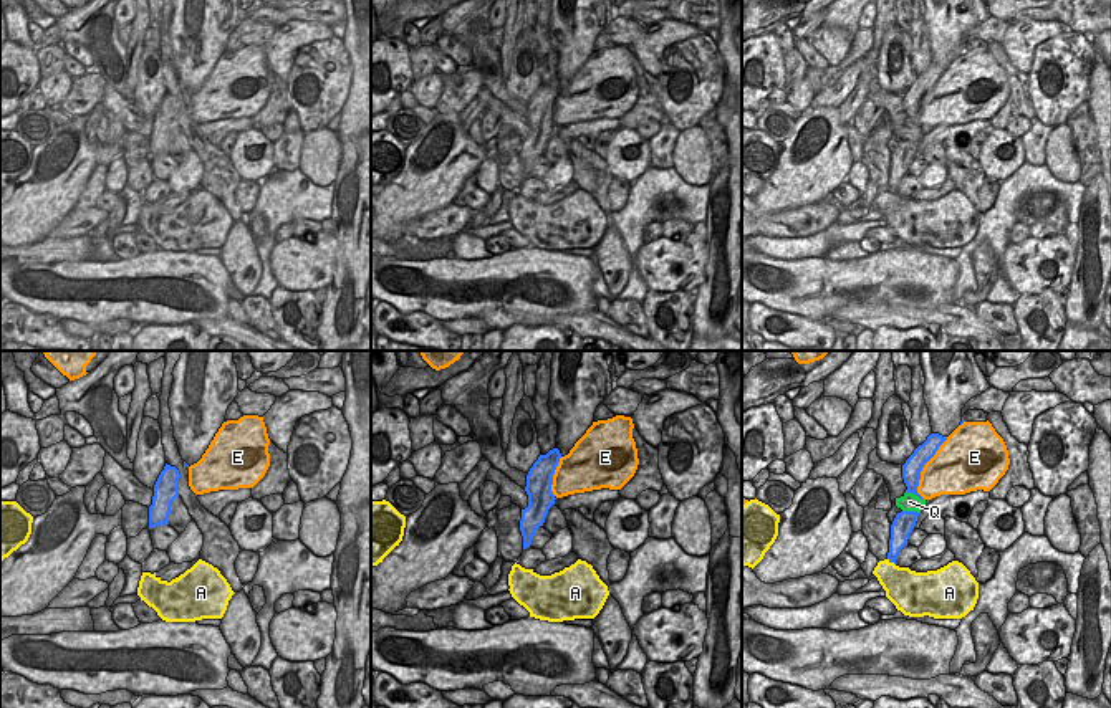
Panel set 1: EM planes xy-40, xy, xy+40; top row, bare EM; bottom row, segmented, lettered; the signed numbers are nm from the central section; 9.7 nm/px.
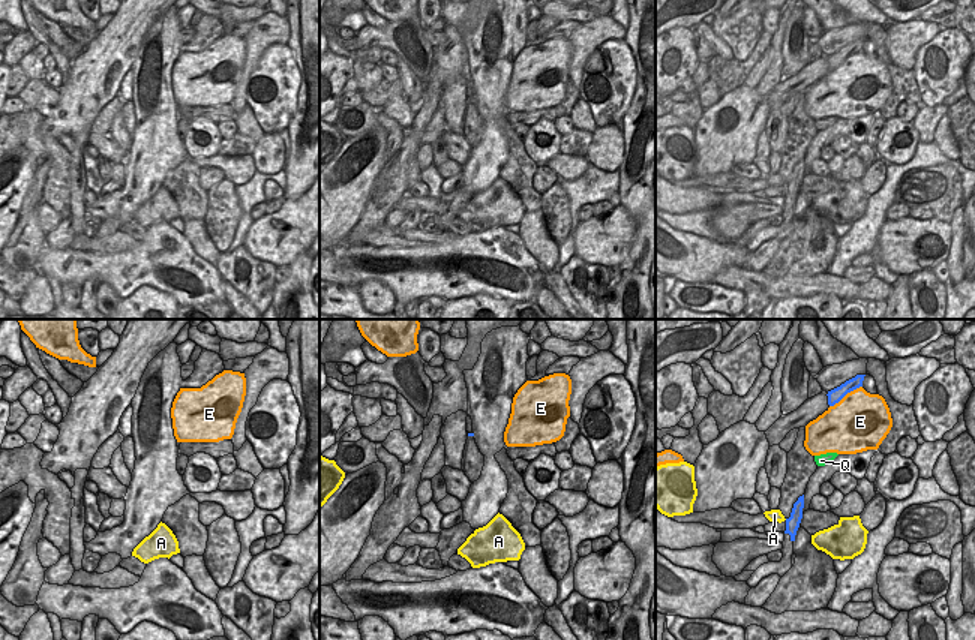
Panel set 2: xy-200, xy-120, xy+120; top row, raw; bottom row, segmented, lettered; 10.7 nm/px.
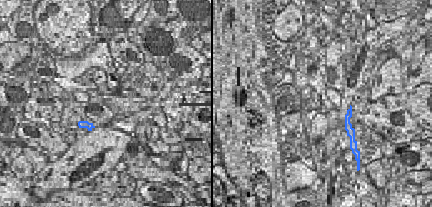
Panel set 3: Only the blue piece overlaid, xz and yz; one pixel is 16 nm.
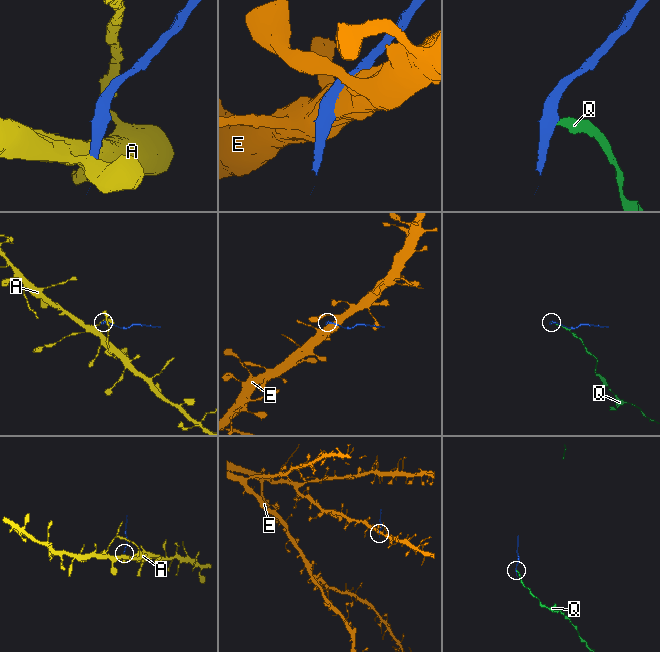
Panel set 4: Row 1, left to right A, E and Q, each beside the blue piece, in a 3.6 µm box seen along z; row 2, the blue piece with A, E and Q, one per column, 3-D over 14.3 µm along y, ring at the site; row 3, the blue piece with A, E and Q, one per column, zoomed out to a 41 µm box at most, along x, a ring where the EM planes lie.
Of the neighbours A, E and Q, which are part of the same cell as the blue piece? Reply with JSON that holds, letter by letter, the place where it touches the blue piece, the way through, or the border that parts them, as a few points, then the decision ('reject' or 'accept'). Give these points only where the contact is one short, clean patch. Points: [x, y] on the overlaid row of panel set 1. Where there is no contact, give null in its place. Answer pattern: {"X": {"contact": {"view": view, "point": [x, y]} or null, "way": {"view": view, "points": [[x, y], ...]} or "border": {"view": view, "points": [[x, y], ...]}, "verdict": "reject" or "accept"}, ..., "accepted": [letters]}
{"A": {"contact": {"view": "xy+40", "point": [891, 561]}, "border": {"view": "xy+40", "points": [[888, 558], [894, 564]]}, "verdict": "reject"}, "E": {"contact": {"view": "xy+40", "point": [923, 467]}, "verdict": "reject"}, "Q": {"contact": {"view": "xy+40", "point": [914, 493]}, "border": {"view": "xy+40", "points": [[906, 490], [923, 500]]}, "verdict": "reject"}, "accepted": []}

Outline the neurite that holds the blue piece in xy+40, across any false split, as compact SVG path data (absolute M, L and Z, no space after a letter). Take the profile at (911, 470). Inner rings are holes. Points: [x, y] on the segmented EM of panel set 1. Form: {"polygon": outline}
{"polygon": "M931 433L927 437L927 440L922 445L919 445L914 450L914 453L906 460L906 463L902 465L902 478L904 478L904 483L907 486L907 490L906 490L907 493L912 493L912 495L919 496L921 500L924 500L917 493L921 471L922 471L924 465L935 455L939 447L945 440L947 440L947 437L942 437L939 433Z"}

